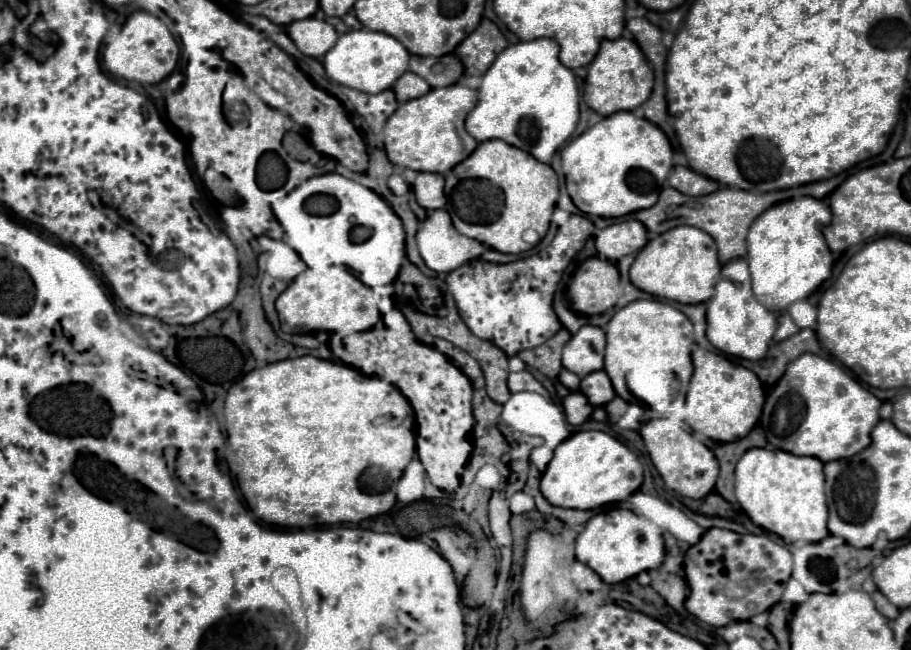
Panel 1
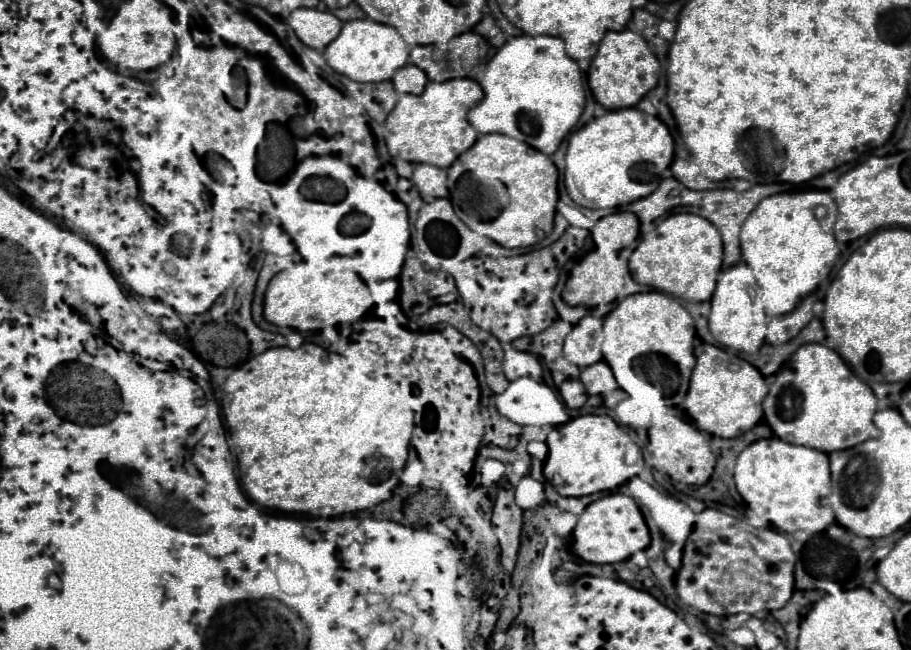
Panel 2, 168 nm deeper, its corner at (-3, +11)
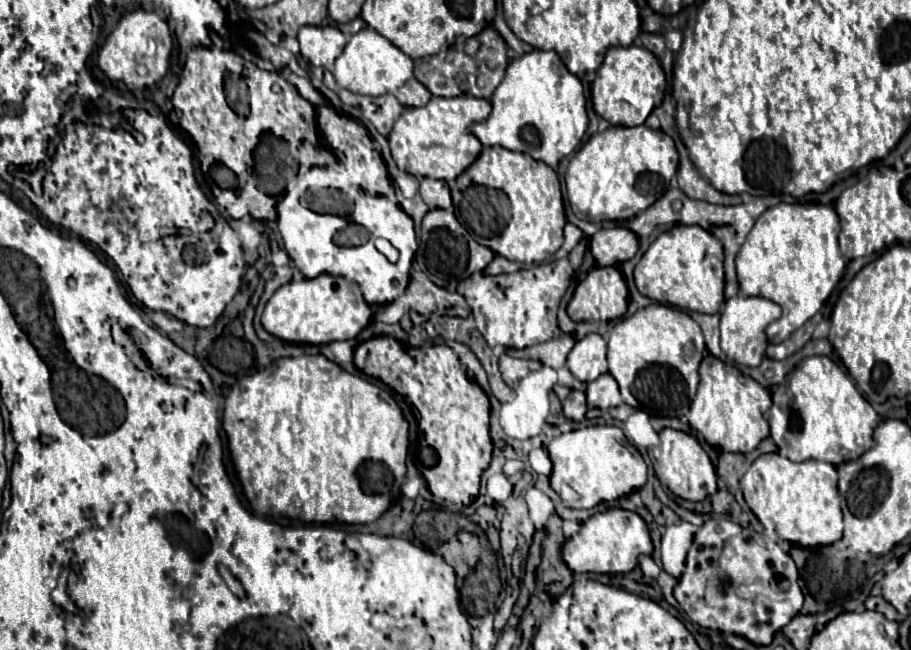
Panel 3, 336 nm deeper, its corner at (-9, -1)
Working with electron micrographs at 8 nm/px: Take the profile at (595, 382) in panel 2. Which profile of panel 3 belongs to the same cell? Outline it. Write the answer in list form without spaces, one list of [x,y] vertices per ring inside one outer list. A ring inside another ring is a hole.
[[[603,374],[597,380],[589,382],[585,394],[587,394],[587,406],[589,408],[607,410],[607,408],[619,406],[623,402],[621,394],[619,394],[619,386],[611,378],[611,374]]]

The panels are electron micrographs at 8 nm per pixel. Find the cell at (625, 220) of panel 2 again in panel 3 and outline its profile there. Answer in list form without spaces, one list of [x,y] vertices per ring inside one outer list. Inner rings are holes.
[[[621,226],[605,228],[589,238],[589,250],[599,266],[615,266],[637,254],[639,236]]]

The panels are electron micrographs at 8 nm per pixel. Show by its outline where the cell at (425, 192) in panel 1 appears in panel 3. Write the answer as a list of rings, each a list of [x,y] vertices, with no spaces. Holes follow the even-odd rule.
[[[421,178],[419,184],[419,194],[425,200],[429,208],[447,208],[451,210],[451,190],[443,180],[433,180],[433,178]]]

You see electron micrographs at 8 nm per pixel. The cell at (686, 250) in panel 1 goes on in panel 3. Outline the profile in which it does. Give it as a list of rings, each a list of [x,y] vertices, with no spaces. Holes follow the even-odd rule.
[[[677,224],[663,232],[643,254],[635,266],[635,284],[643,296],[649,296],[661,304],[703,314],[717,314],[725,300],[723,260],[723,246],[713,234],[699,226]]]

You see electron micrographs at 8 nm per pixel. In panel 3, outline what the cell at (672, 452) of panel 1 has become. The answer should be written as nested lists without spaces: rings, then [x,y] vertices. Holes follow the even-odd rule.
[[[667,428],[661,434],[661,444],[659,444],[659,462],[663,466],[663,478],[667,482],[667,486],[671,488],[671,492],[683,500],[691,500],[691,502],[699,502],[707,498],[707,488],[715,488],[717,486],[717,474],[715,468],[707,456],[707,452],[701,448],[701,444],[697,442],[695,436],[685,434],[681,430],[673,430]]]

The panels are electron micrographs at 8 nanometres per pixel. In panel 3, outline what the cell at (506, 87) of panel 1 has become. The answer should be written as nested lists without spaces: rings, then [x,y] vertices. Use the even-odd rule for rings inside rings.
[[[531,50],[509,62],[503,82],[491,96],[493,112],[485,122],[475,124],[471,132],[483,146],[503,146],[507,150],[525,152],[557,168],[561,158],[579,146],[589,126],[585,104],[581,80],[567,70],[559,54],[553,50]]]

